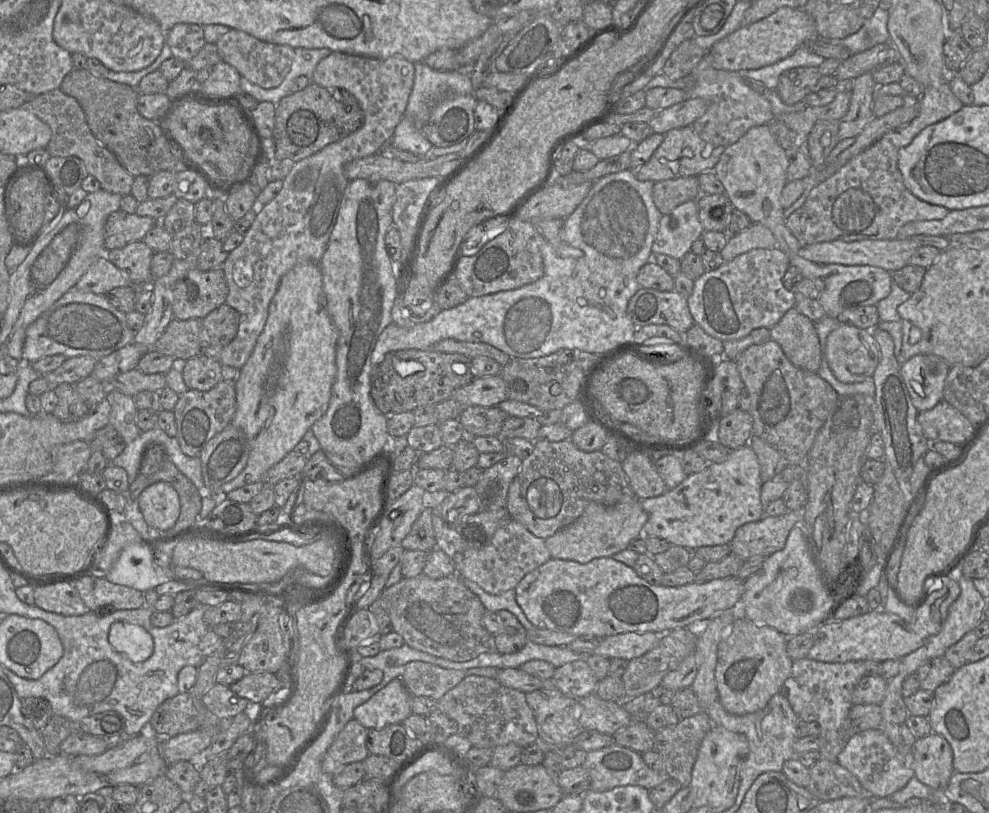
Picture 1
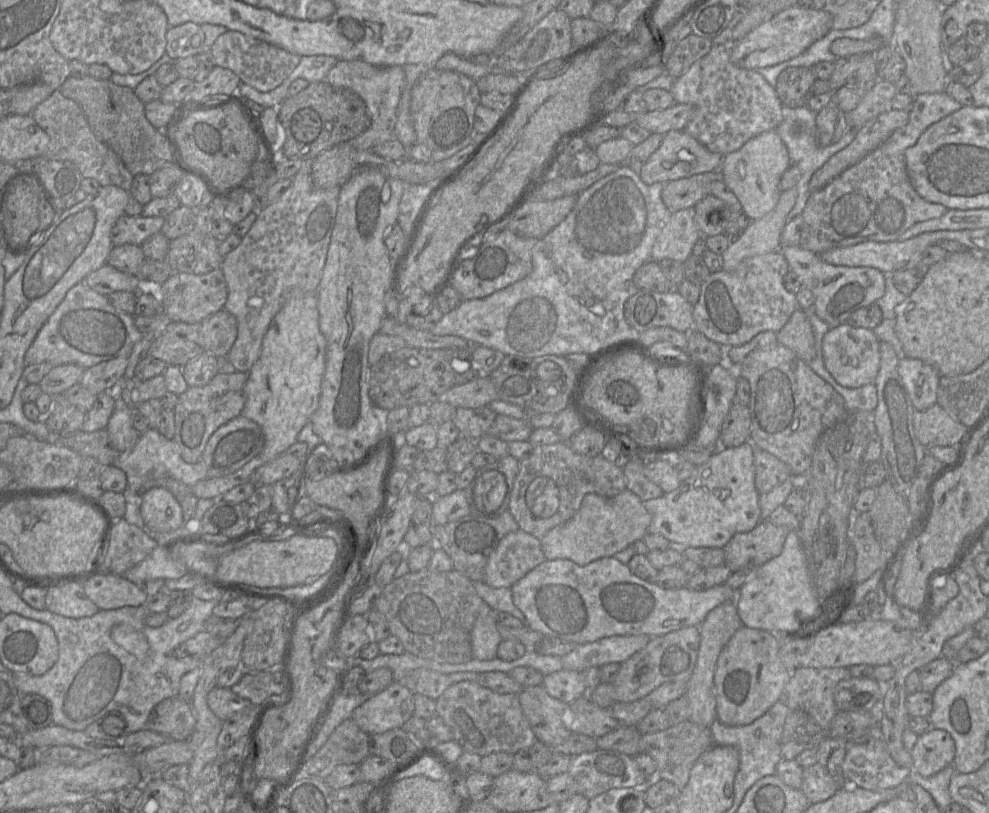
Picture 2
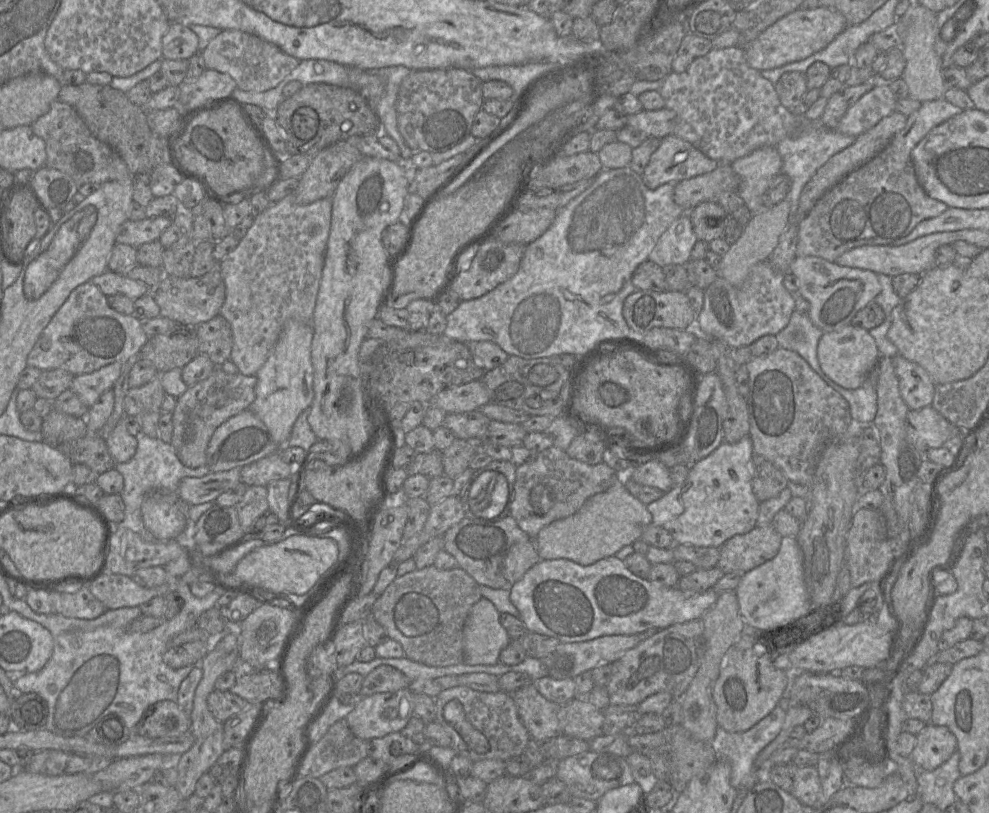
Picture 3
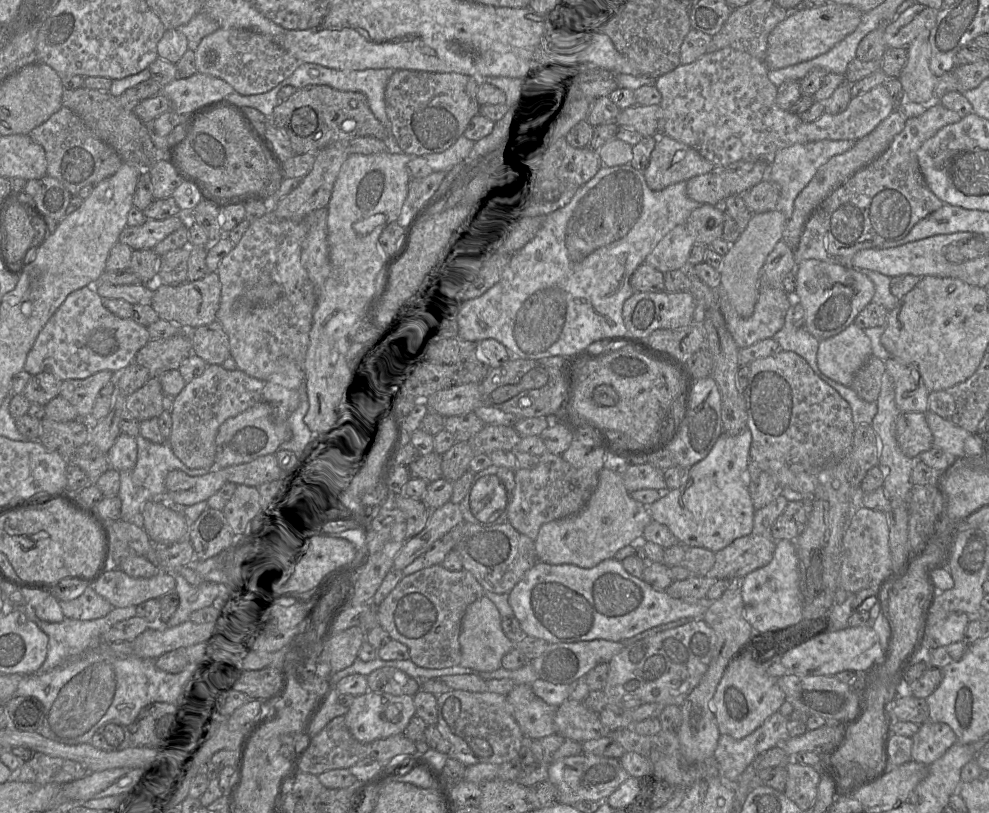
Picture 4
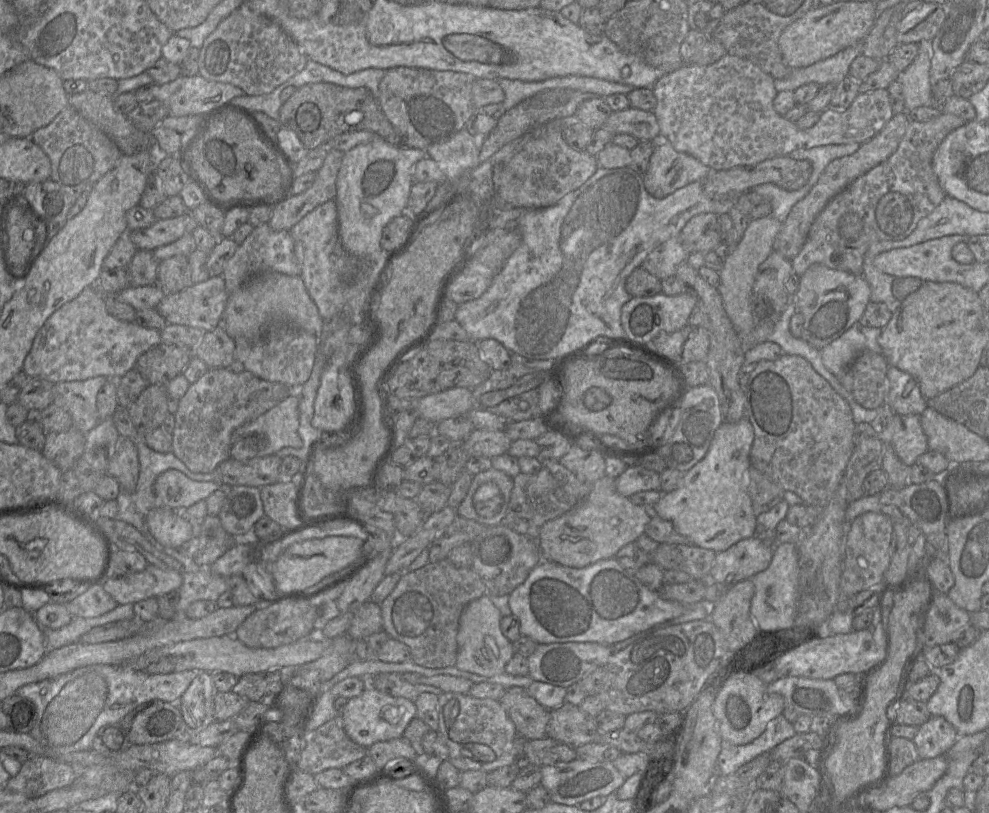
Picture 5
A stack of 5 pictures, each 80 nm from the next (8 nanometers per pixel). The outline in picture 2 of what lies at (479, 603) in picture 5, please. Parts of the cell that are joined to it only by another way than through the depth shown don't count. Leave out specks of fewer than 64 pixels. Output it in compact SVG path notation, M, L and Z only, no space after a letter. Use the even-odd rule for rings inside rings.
M485 602L471 631L473 658L477 660L496 658L502 640L497 629L496 612Z

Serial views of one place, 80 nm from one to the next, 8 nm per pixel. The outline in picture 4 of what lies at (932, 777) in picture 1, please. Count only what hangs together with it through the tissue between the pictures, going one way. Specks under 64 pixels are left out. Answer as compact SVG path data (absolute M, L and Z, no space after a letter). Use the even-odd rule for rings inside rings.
M930 720L921 724L911 738L911 759L927 766L940 759L957 742L957 736L949 725Z

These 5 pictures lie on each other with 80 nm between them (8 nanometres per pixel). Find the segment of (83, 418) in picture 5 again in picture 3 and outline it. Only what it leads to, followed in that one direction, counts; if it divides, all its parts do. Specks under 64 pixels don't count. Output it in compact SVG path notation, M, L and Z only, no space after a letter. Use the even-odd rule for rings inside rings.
M115 362L91 373L75 376L70 389L90 408L103 392L113 388L122 372L122 367L123 364Z

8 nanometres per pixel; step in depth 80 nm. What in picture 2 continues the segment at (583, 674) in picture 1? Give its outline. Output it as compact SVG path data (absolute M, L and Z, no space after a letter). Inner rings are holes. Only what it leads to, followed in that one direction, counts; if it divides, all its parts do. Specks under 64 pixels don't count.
M562 669L545 675L541 686L549 695L567 704L588 694L582 673L575 670Z

